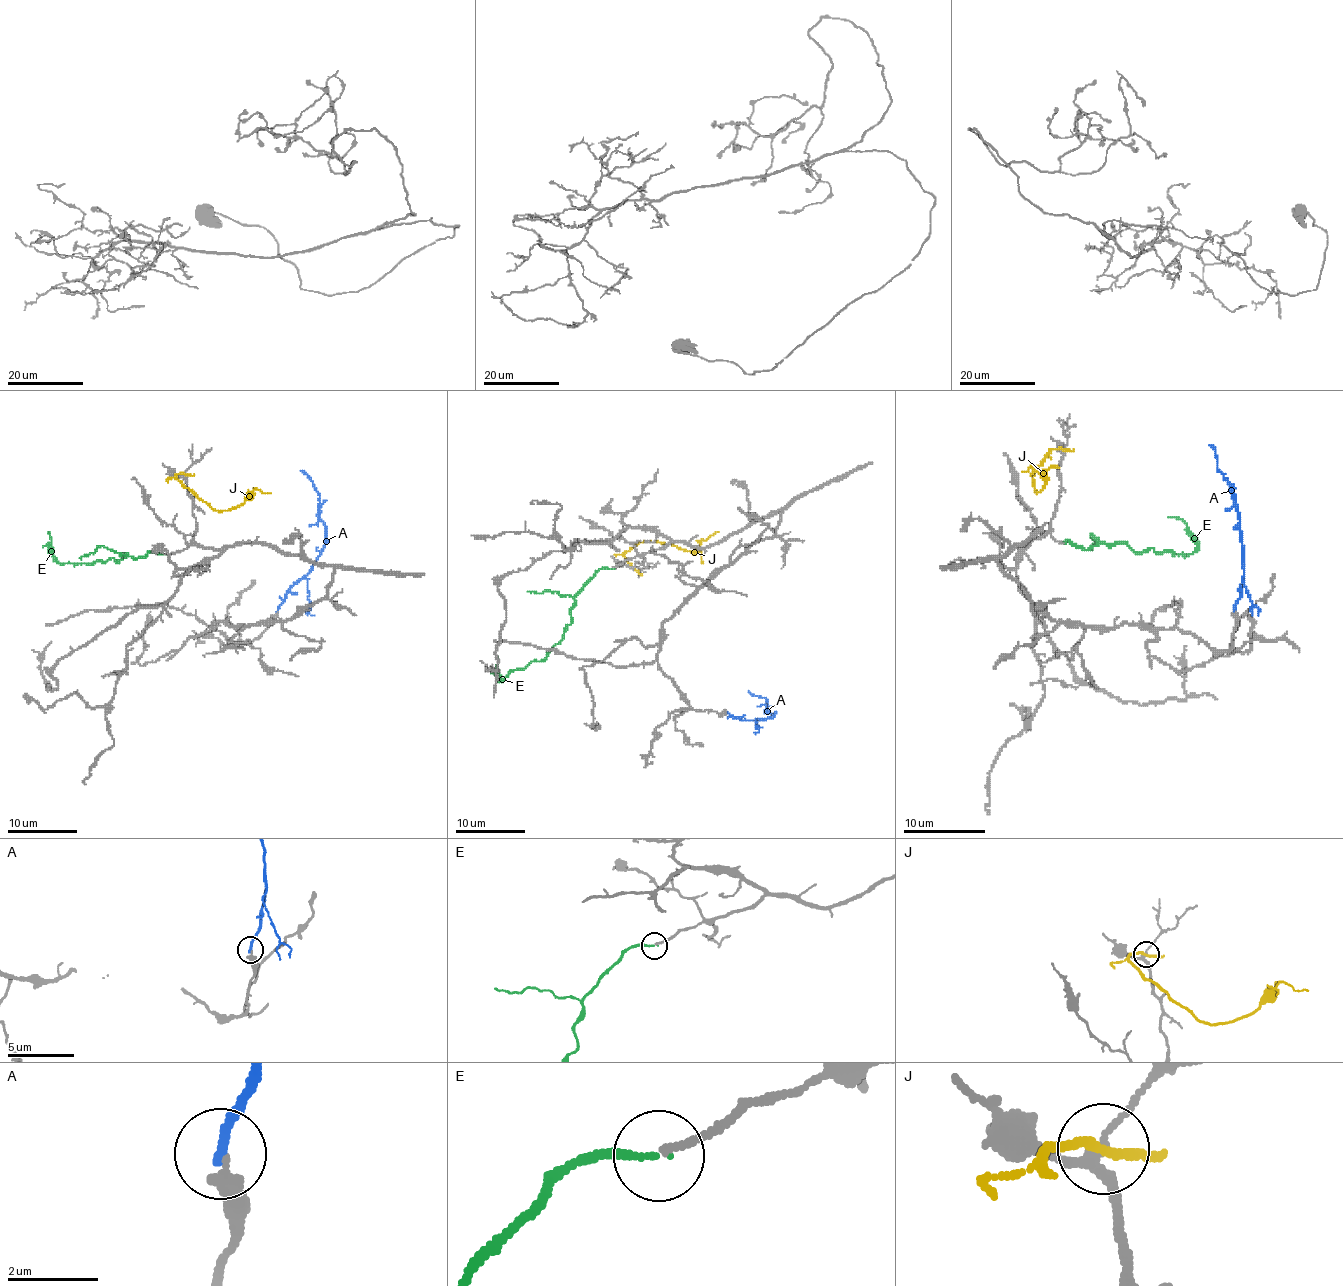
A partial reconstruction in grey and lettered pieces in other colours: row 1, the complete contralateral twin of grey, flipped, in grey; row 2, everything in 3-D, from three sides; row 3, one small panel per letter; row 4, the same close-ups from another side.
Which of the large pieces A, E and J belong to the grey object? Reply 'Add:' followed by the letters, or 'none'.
Add: E

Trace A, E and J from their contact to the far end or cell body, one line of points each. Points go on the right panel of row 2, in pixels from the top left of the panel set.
A: (1233, 609), (1244, 578), (1237, 506), (1233, 500), (1233, 486), (1217, 467), (1217, 455), (1209, 445)
E: (1065, 543), (1086, 549), (1127, 543), (1135, 551), (1151, 547), (1190, 553), (1196, 537), (1182, 521), (1168, 517)
J: (1065, 449), (1051, 451), (1034, 469), (1034, 490), (1038, 492), (1045, 480), (1032, 467), (1022, 471)

